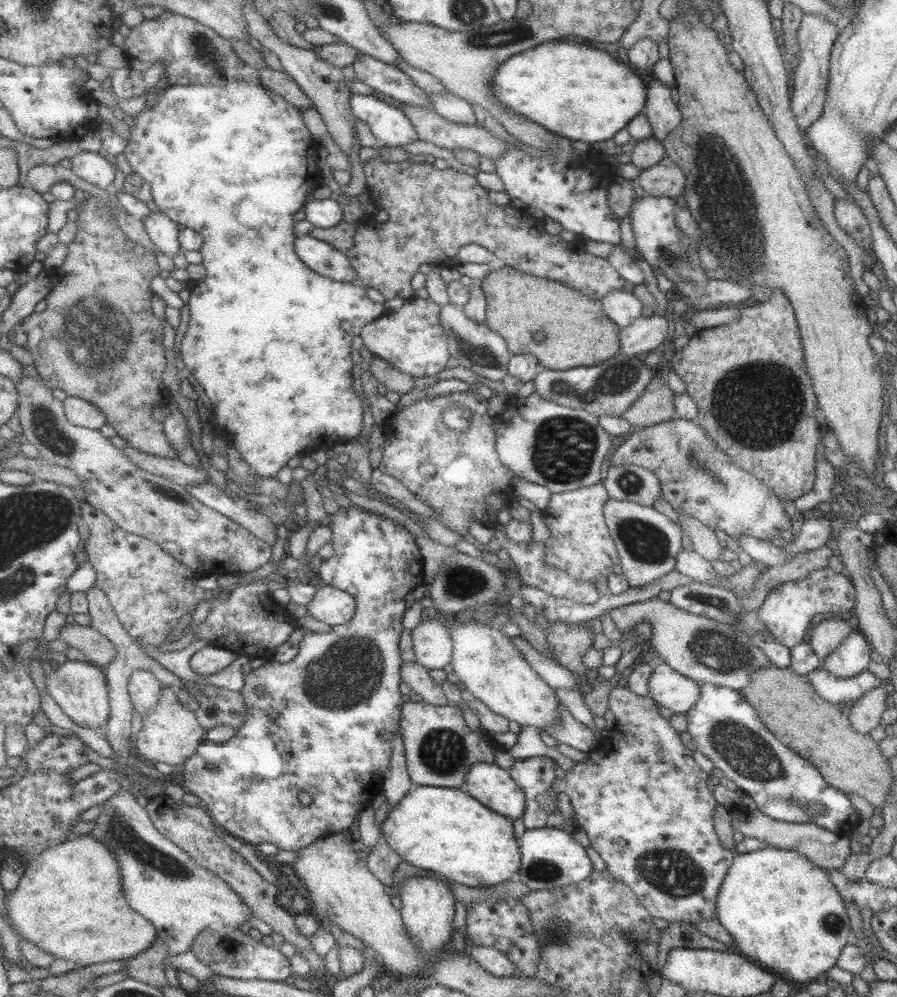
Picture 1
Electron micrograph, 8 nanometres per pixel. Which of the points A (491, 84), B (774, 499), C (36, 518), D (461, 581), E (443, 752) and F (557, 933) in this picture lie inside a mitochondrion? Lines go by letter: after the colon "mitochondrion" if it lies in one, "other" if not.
A: other
B: other
C: mitochondrion
D: mitochondrion
E: mitochondrion
F: mitochondrion

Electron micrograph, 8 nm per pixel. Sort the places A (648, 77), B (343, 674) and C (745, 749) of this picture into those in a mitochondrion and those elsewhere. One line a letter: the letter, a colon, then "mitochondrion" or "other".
A: other
B: mitochondrion
C: mitochondrion

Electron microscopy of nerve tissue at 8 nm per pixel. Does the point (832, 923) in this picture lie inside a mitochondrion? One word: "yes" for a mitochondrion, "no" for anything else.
yes

